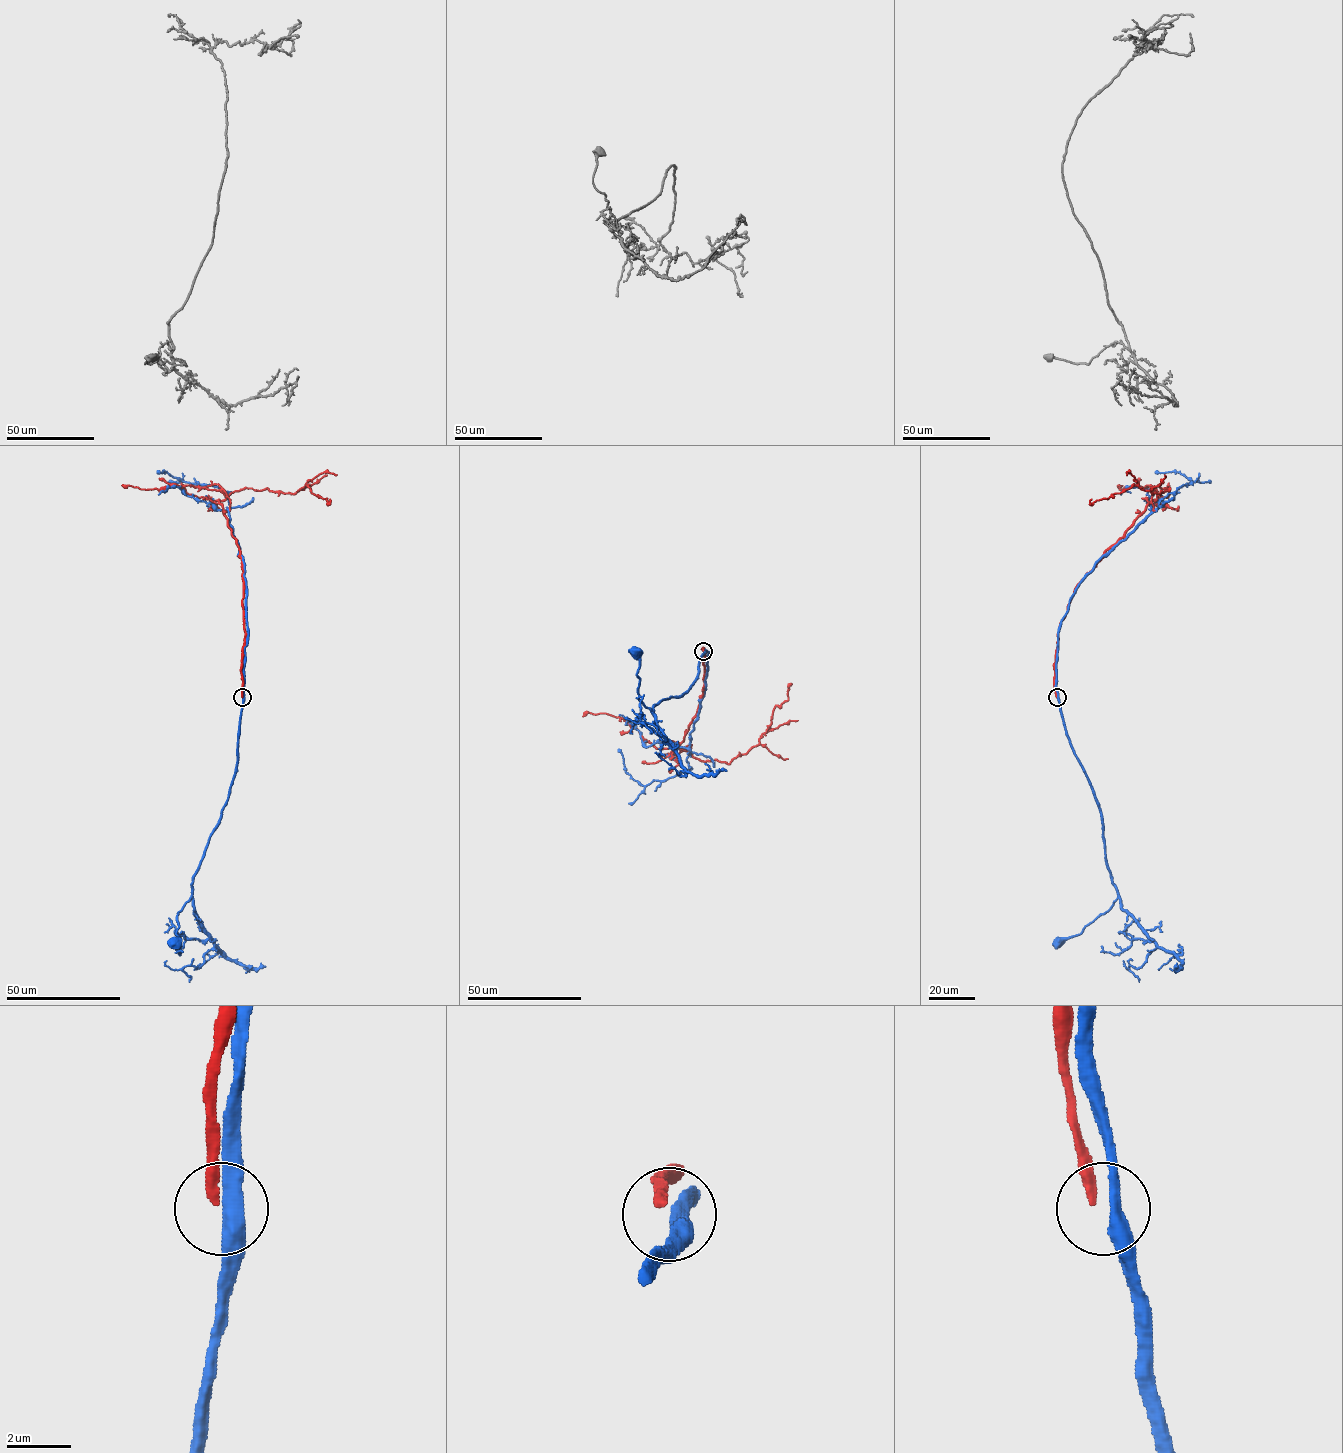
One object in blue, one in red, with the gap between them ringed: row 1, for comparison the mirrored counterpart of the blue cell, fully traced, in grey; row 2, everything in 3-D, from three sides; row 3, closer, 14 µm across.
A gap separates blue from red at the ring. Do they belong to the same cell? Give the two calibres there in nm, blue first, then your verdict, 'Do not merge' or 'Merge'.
Thickness 440 nm (blue) against 300 nm. Do not merge

